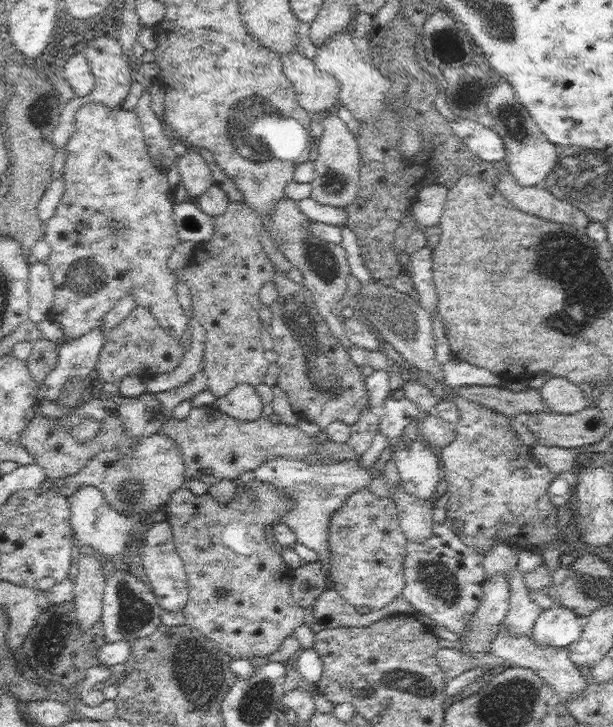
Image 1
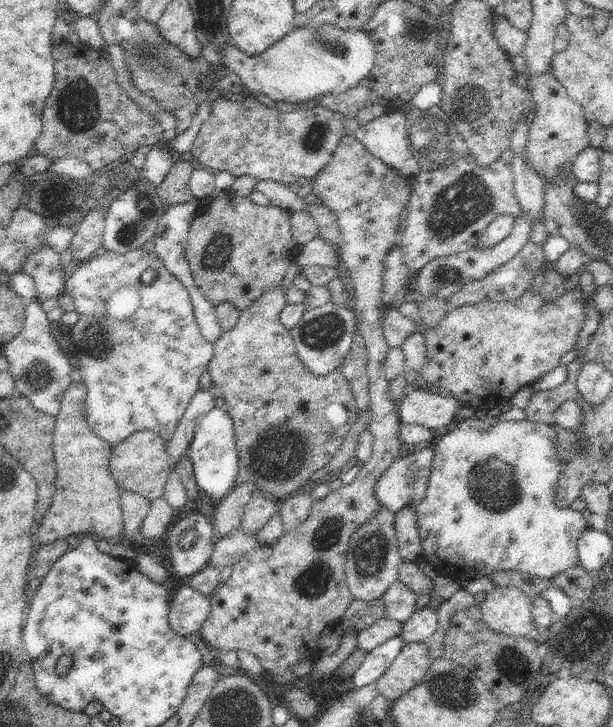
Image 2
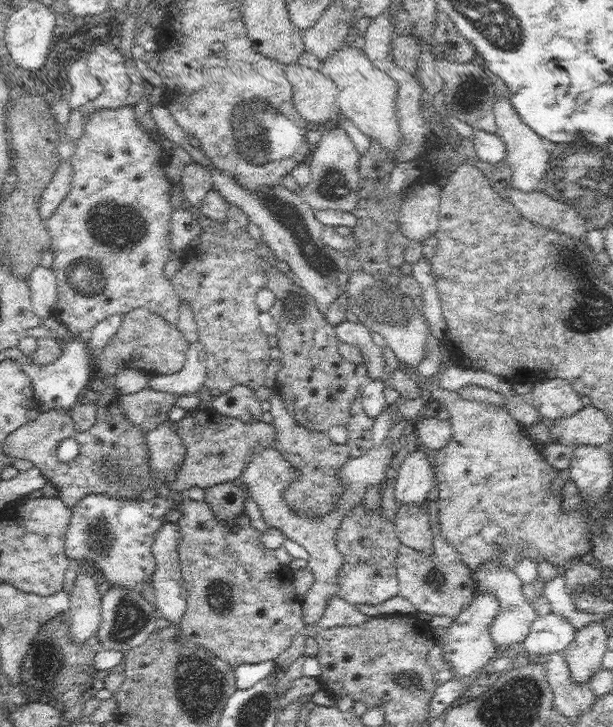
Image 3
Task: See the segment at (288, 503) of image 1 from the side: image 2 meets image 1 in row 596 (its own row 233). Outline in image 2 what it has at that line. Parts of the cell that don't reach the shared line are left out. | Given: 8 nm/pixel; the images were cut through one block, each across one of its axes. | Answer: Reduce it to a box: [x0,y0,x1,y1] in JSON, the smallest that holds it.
[186,194,301,311]

